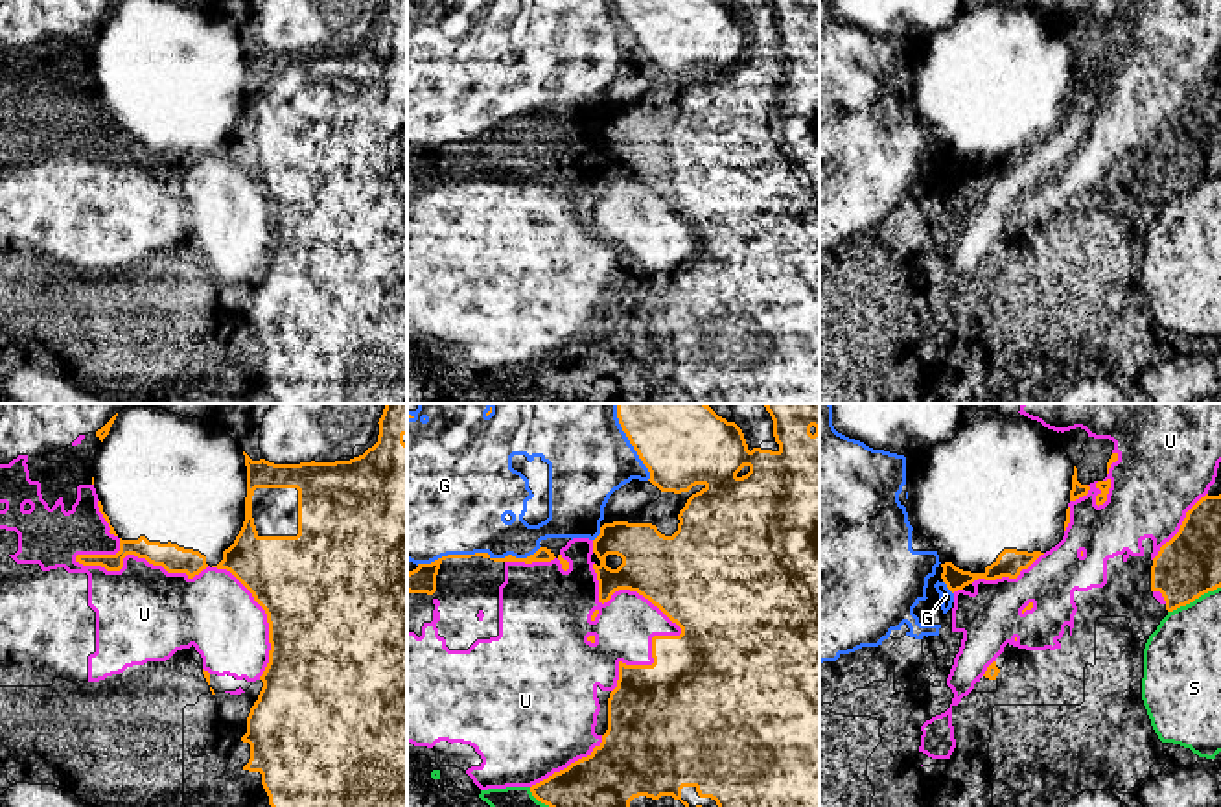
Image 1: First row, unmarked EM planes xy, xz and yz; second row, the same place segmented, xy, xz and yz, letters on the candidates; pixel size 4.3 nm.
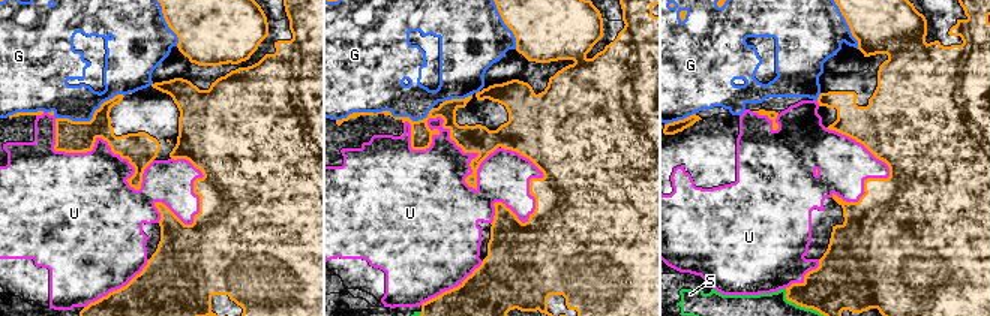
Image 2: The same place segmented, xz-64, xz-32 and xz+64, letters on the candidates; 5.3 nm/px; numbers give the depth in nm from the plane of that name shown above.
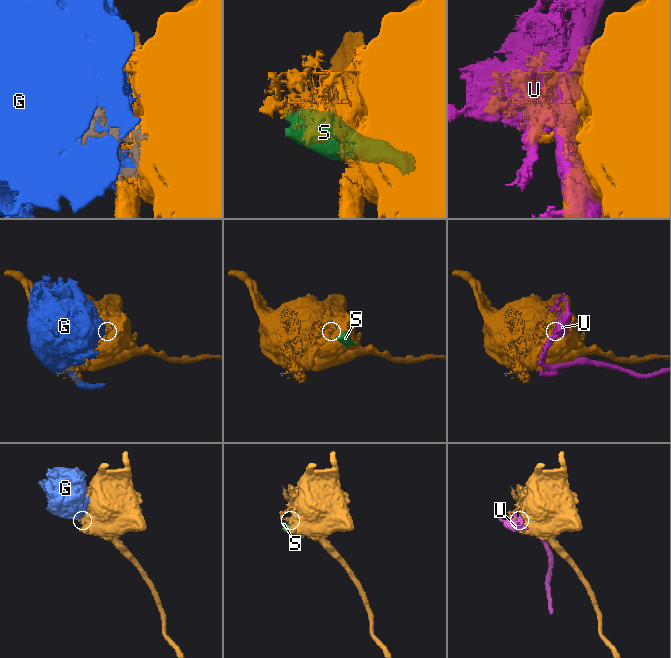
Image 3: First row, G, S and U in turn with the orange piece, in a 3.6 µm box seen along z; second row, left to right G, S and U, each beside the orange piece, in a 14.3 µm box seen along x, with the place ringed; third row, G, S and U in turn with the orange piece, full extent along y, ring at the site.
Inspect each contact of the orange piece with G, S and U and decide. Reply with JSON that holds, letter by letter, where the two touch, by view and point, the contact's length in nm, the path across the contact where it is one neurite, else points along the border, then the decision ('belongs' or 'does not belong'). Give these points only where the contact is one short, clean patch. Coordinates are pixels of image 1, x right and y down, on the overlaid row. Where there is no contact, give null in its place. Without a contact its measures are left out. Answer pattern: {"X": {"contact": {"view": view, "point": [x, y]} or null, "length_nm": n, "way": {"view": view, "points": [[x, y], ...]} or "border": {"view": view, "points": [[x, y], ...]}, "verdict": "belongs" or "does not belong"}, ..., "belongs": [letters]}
{"G": {"contact": {"view": "xz", "point": [477, 553]}, "length_nm": 550, "verdict": "does not belong"}, "S": {"contact": {"view": "yz", "point": [1194, 599]}, "length_nm": 260, "verdict": "does not belong"}, "U": {"contact": {"view": "xz", "point": [680, 627]}, "length_nm": 550, "verdict": "does not belong"}, "belongs": []}

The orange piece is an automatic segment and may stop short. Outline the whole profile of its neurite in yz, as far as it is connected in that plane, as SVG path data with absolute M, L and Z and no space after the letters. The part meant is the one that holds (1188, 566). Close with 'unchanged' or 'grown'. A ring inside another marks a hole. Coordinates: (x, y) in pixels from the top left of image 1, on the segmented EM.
M1206 494L1186 512L1179 532L1153 558L1151 591L1160 591L1166 610L1173 612L1217 588L1221 588L1221 494Z; unchanged

